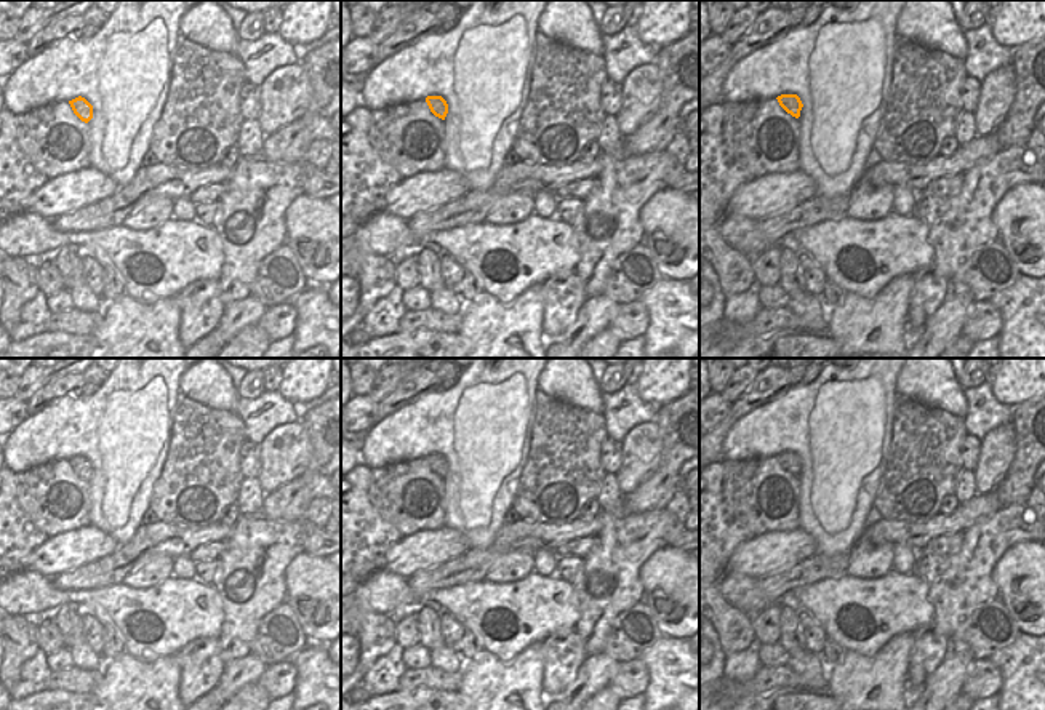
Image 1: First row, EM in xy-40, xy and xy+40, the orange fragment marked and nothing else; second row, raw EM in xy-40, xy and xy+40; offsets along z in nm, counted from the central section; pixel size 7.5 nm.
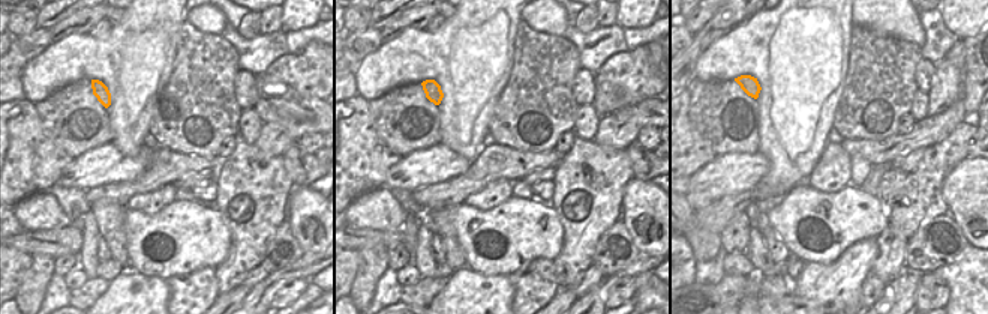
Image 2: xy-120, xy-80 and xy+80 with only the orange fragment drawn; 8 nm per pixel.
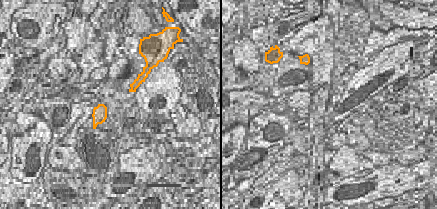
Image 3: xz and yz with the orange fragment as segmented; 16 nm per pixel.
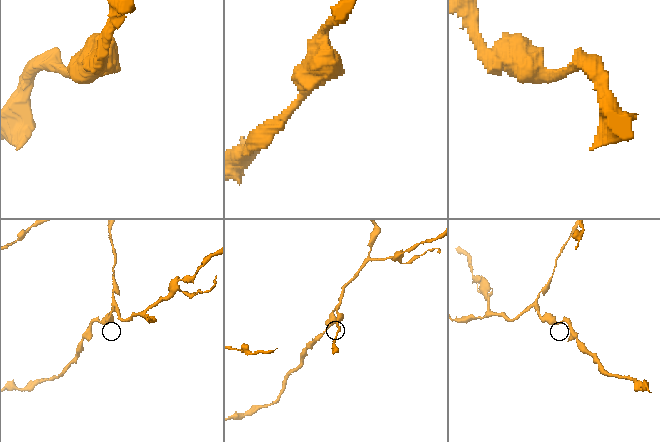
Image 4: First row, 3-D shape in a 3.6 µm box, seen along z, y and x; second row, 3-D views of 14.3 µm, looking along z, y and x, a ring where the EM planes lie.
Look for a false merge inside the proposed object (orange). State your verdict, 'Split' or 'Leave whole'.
Leave whole.

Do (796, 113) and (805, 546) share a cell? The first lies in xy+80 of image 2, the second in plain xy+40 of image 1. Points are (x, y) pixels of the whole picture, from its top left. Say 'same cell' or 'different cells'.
different cells

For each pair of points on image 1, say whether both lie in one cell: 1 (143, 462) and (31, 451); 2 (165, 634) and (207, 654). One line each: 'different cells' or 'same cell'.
1: same cell
2: different cells

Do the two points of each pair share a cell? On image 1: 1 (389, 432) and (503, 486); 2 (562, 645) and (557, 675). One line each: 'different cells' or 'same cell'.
1: same cell
2: same cell

